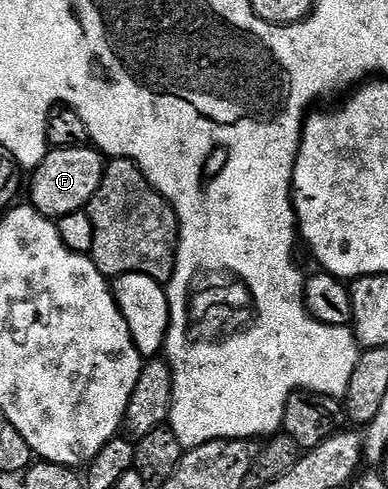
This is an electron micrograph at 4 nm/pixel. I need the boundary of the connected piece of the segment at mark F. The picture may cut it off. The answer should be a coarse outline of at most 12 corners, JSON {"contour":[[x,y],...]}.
{"contour":[[96,147],[50,148],[28,200],[44,217],[80,213],[107,158]]}

